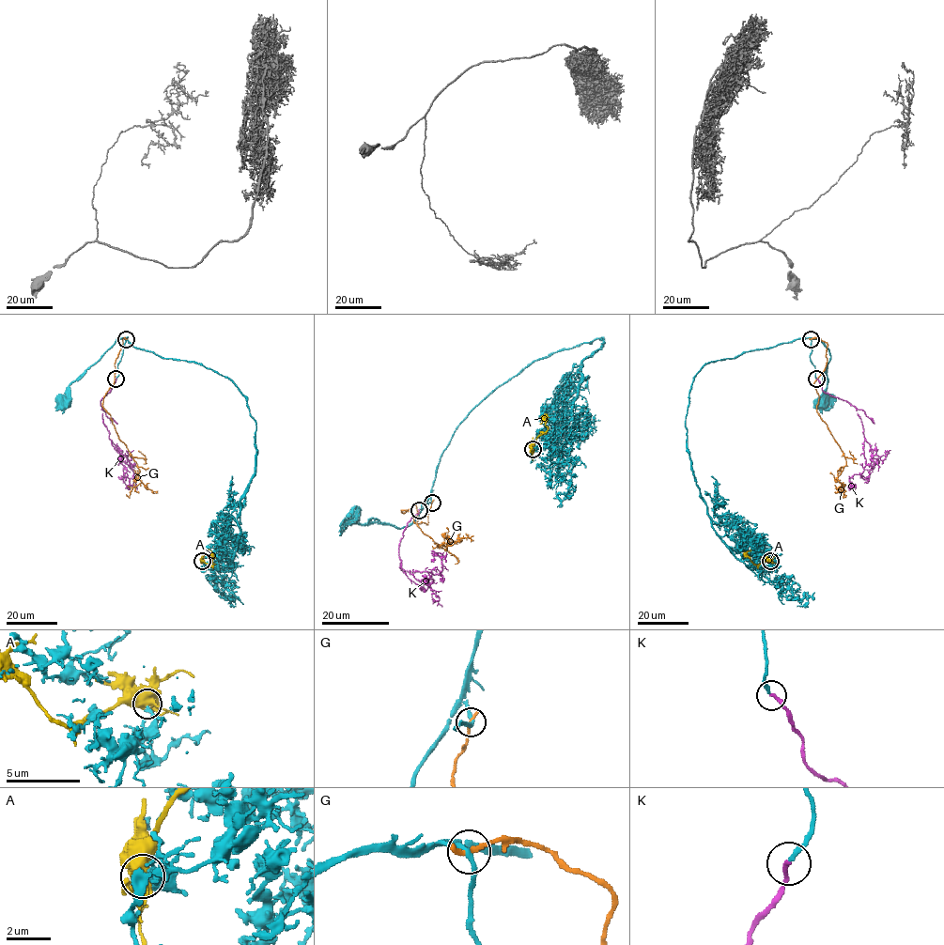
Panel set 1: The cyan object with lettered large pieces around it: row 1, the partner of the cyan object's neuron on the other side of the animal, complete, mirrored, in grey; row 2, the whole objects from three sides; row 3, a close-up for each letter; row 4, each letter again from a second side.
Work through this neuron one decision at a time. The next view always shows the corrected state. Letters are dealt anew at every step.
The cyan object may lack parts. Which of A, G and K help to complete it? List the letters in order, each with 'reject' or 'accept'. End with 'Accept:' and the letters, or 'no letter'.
A: reject
G: reject
K: accept
Accept: K

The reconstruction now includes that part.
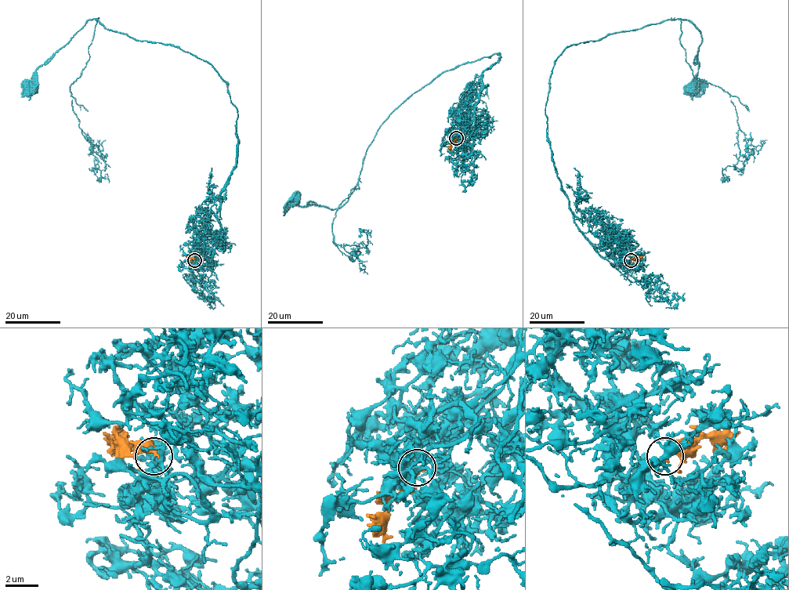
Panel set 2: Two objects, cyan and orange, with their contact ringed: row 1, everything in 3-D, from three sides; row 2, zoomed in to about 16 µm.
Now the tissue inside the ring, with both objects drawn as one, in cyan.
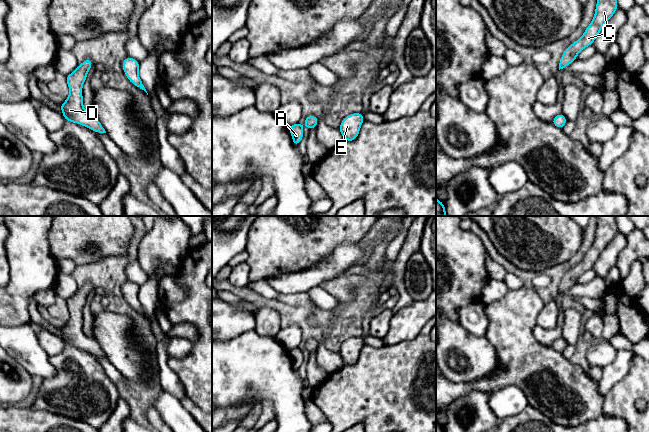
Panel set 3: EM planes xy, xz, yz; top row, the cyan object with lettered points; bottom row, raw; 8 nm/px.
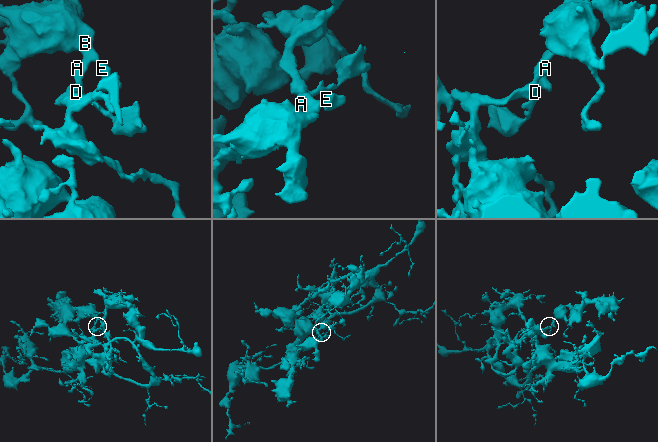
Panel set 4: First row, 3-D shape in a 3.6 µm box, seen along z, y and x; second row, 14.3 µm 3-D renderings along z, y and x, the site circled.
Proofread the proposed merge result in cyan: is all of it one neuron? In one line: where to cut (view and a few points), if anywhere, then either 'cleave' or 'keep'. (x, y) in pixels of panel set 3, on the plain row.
no cut; keep

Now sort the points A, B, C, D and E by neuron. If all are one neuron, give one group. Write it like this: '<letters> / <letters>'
A B C D E

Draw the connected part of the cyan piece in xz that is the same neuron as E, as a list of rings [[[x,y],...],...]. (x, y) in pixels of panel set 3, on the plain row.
[[[353,337],[348,339],[340,347],[339,351],[344,365],[354,365],[359,359],[359,354],[363,346],[364,341],[362,337]]]

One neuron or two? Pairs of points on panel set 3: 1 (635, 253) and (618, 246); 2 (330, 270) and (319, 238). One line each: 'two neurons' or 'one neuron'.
1: two neurons
2: two neurons

